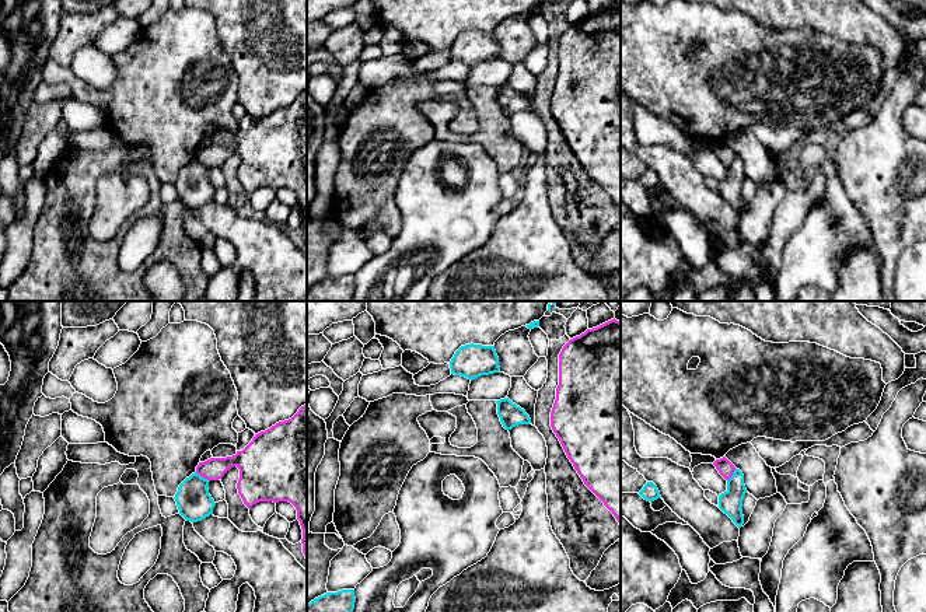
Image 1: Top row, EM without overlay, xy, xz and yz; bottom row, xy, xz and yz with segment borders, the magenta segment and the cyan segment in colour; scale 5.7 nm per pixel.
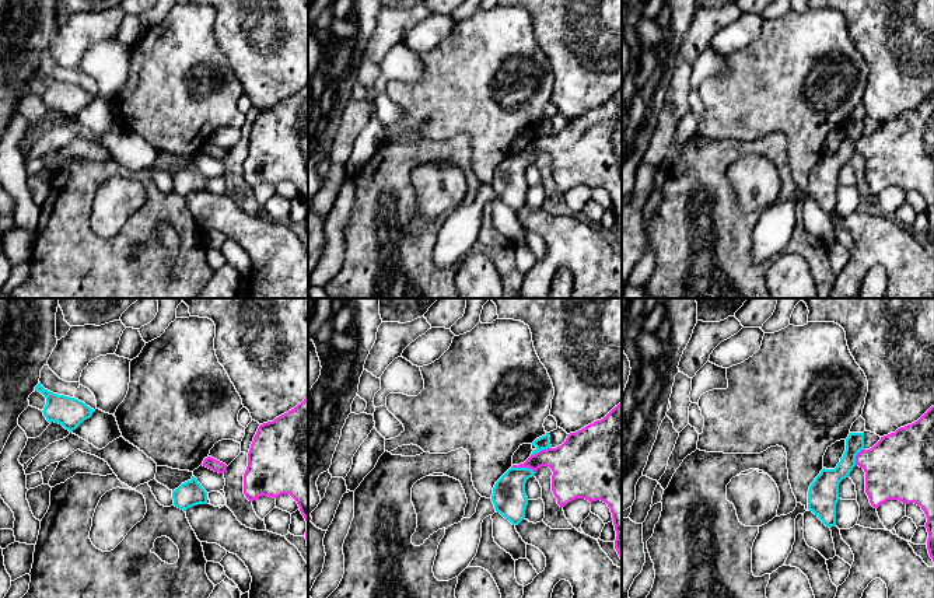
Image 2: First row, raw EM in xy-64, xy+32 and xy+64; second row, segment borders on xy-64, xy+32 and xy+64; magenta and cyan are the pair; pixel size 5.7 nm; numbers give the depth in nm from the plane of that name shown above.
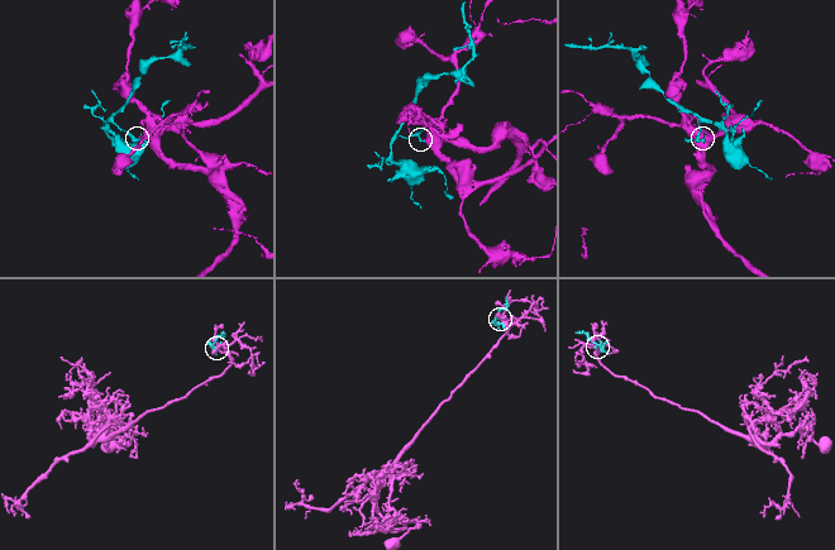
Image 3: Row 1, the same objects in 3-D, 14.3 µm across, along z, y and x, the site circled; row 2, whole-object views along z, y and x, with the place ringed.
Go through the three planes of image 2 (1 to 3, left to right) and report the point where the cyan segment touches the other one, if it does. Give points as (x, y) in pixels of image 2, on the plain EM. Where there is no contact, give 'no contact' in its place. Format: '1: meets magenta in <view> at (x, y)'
1: no contact
2: meets magenta in xy+32 at (524, 153)
3: meets magenta in xy+64 at (856, 143)

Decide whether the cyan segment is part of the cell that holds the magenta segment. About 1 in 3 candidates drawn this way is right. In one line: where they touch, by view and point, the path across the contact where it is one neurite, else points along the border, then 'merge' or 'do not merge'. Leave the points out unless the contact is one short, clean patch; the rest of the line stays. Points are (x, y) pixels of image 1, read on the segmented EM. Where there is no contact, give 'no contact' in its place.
contact xy (202, 476); do not merge

